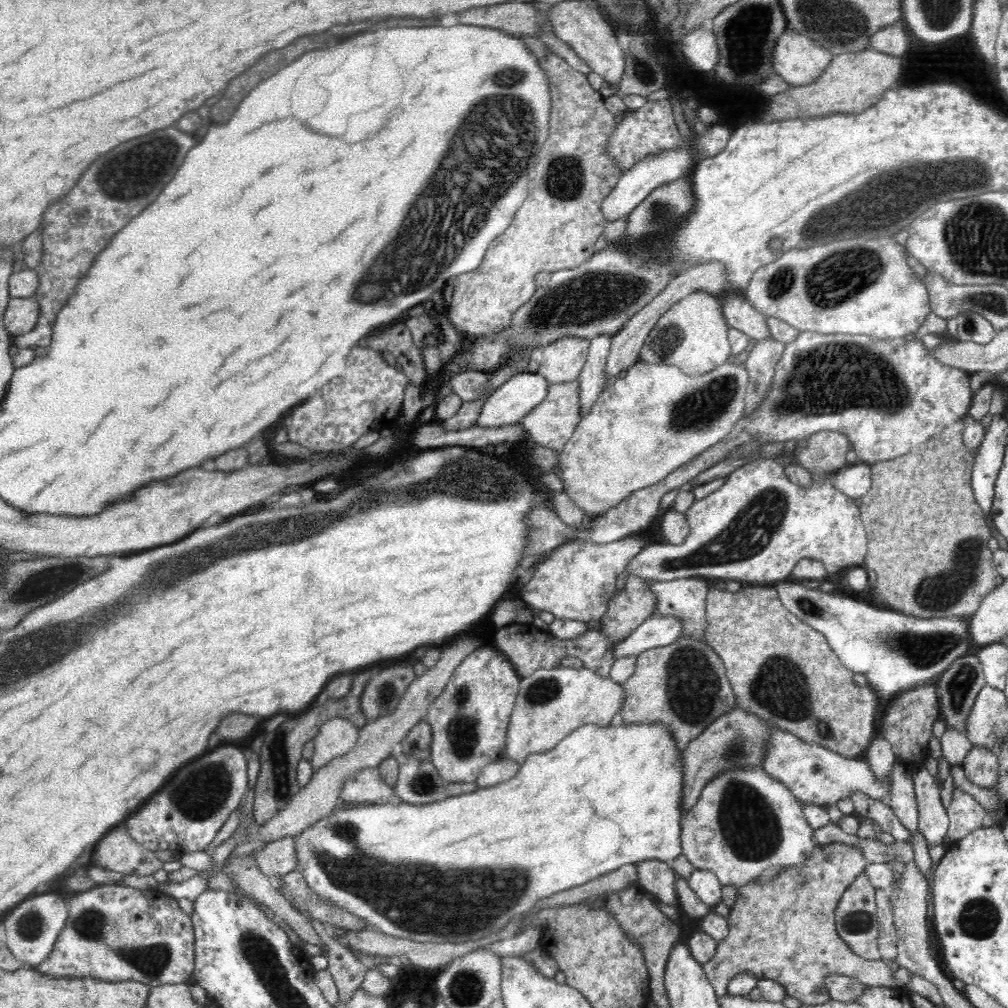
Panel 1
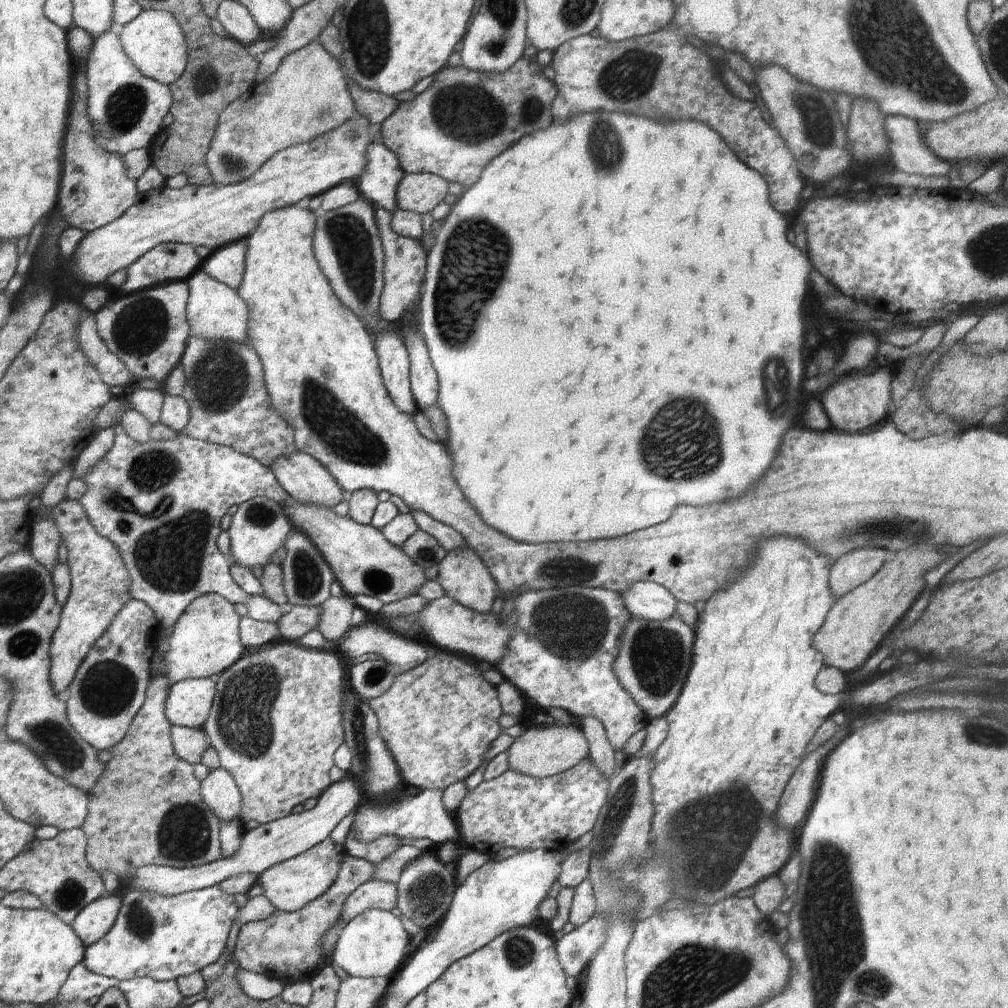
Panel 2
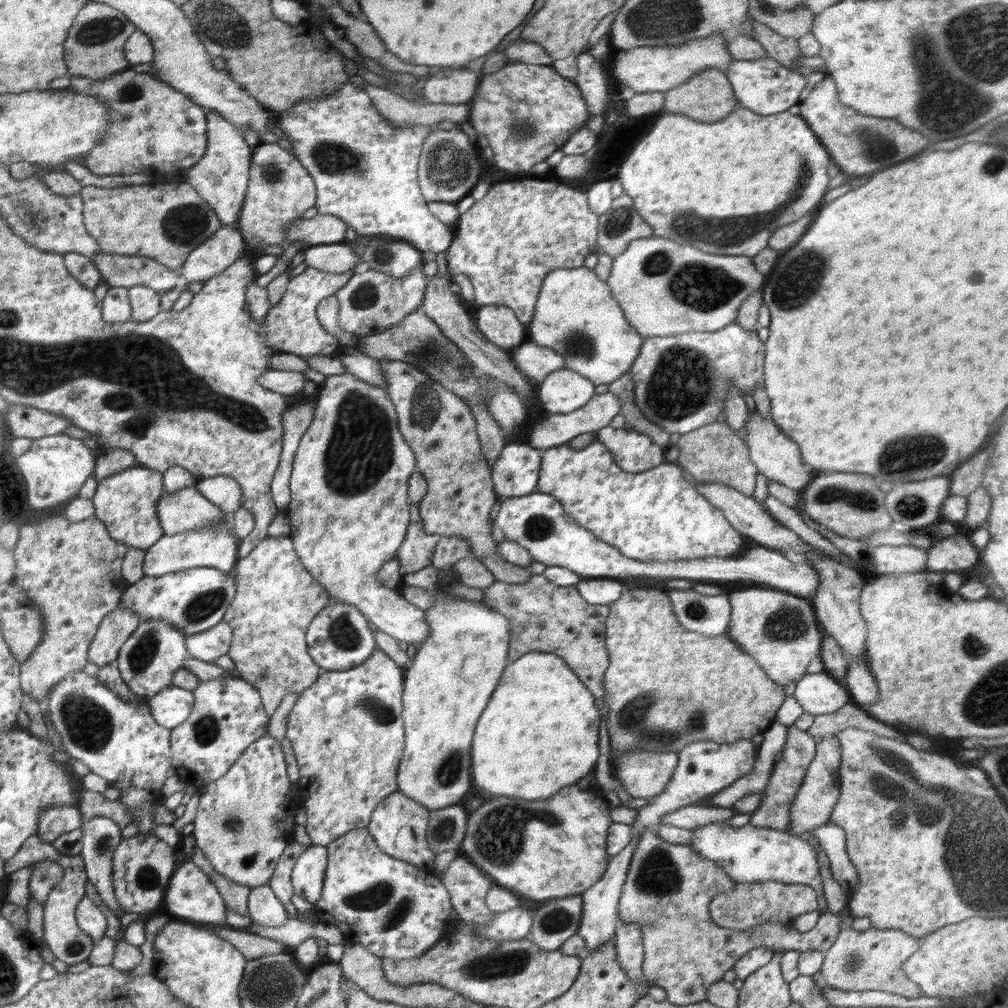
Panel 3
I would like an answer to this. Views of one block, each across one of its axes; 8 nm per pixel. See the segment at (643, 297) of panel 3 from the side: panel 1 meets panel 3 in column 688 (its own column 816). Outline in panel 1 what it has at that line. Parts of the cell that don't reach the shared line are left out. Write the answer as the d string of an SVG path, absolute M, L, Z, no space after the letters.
M857 236L804 250L792 249L774 262L760 266L743 294L758 312L779 318L799 332L868 335L877 339L906 337L916 332L932 311L928 289L909 267L907 254L905 245L900 245L894 237L868 240Z

